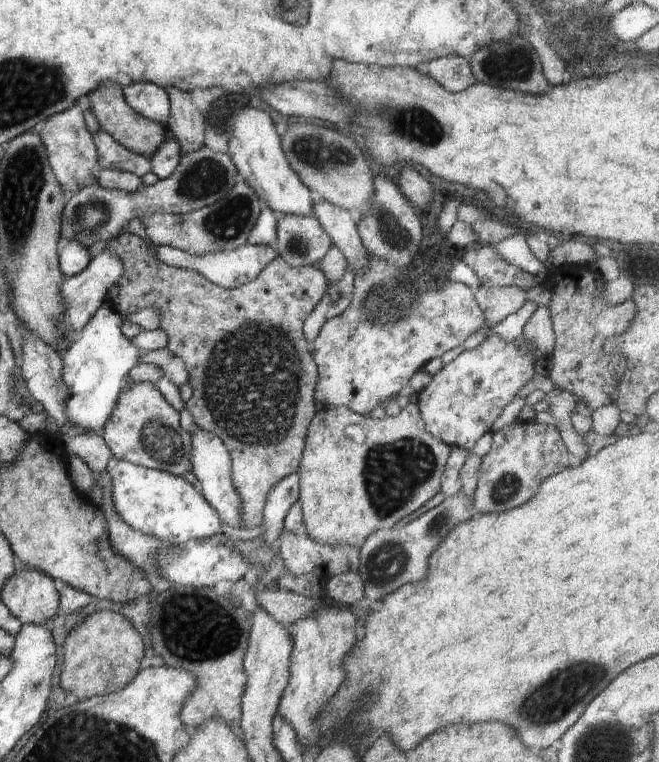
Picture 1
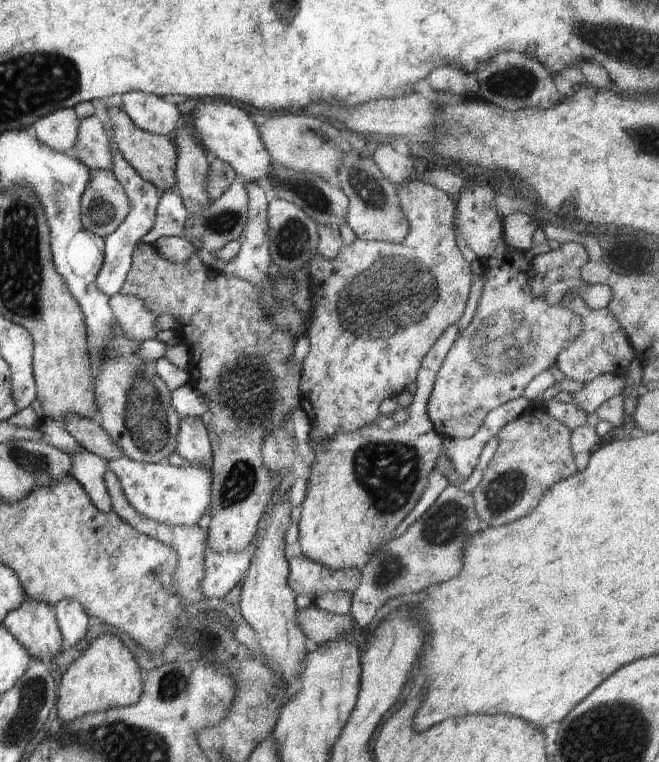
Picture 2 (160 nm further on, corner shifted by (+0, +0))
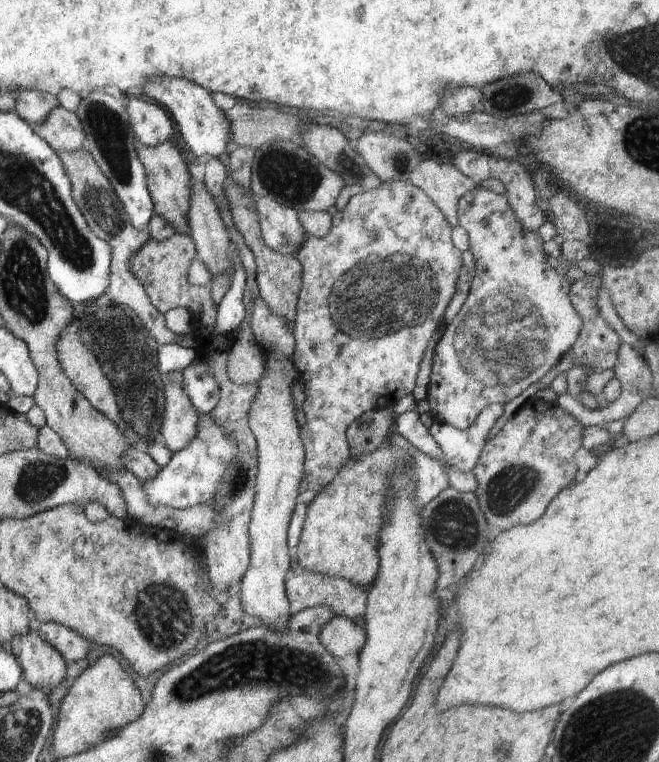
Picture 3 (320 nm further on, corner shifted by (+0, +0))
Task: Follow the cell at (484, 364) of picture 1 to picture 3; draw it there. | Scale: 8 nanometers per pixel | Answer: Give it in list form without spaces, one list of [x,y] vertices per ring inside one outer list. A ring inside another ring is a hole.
[[[481,186],[469,190],[460,198],[457,204],[457,219],[459,225],[468,232],[469,251],[475,258],[475,275],[471,282],[471,287],[466,297],[466,302],[462,305],[460,312],[453,318],[452,322],[445,327],[443,335],[437,342],[432,357],[432,369],[430,373],[430,382],[427,387],[427,400],[430,404],[430,414],[433,419],[454,426],[460,430],[466,430],[473,424],[474,420],[483,408],[490,406],[492,403],[500,403],[505,405],[519,394],[522,394],[528,386],[532,386],[534,382],[538,382],[551,368],[558,364],[560,359],[574,346],[581,328],[584,323],[577,310],[573,307],[570,298],[571,284],[567,276],[560,276],[556,273],[547,261],[548,255],[542,246],[544,241],[540,237],[538,231],[522,228],[515,212],[510,208],[509,202],[505,195],[499,195],[496,192],[484,189]]]

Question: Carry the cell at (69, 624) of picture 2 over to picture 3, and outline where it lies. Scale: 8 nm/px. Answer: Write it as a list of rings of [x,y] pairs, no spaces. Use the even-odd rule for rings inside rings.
[[[56,622],[43,623],[38,628],[38,634],[46,644],[50,644],[65,659],[66,664],[86,658],[86,654],[90,650],[90,640],[86,640],[78,632],[62,626],[62,624],[56,624]]]

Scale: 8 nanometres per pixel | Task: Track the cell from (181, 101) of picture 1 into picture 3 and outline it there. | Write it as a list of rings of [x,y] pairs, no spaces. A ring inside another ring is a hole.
[[[190,175],[190,207],[188,208],[188,228],[190,228],[190,237],[195,243],[197,257],[202,264],[206,264],[208,272],[212,275],[212,279],[218,274],[235,274],[234,266],[230,262],[228,250],[230,250],[231,242],[228,238],[227,228],[224,226],[222,218],[219,214],[218,206],[214,201],[214,196],[208,192],[208,188],[204,186],[204,182],[199,182]]]

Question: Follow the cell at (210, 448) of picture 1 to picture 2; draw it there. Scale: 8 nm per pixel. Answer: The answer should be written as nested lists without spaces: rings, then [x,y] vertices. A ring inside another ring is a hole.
[[[182,417],[177,432],[175,452],[183,461],[198,463],[211,470],[213,465],[213,450],[201,418]]]

